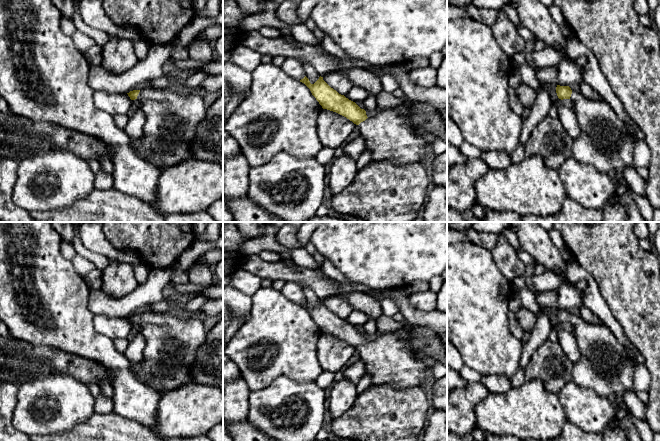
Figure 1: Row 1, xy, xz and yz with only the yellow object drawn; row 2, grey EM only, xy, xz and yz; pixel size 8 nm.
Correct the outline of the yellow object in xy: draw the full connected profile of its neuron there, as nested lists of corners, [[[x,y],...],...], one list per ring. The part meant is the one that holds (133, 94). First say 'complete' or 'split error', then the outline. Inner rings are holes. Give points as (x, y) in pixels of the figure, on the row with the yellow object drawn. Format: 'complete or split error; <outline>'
split error; [[[145,87],[127,94],[131,100],[136,99],[140,102],[140,108],[146,117],[138,156],[159,170],[192,159],[191,144],[195,137],[196,126],[205,118],[207,109],[201,92]]]

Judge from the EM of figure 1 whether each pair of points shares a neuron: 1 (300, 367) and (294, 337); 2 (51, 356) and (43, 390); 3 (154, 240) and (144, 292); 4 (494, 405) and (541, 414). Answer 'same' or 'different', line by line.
1: same
2: different
3: different
4: same

